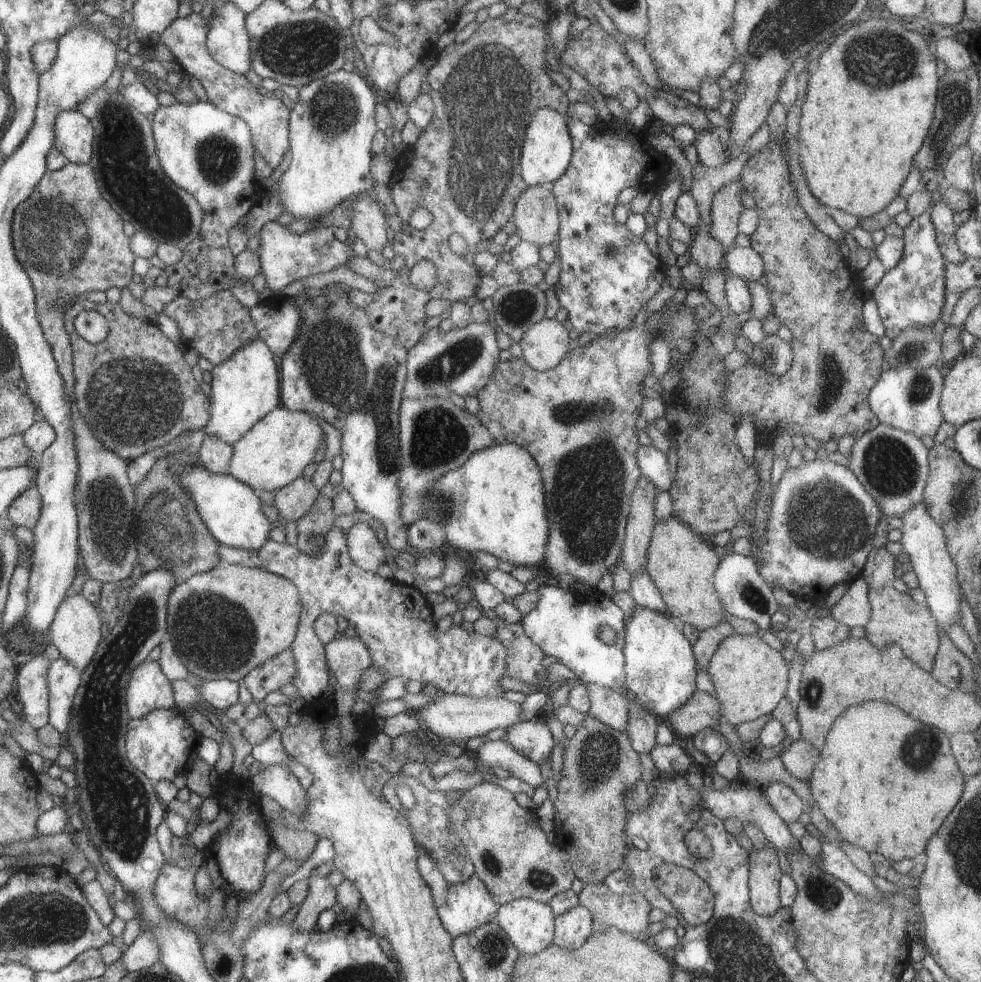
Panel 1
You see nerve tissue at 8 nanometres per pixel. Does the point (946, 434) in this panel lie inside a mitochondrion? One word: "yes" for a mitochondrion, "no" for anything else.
no

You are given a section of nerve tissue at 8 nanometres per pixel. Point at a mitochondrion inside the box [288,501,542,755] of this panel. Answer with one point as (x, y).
(399, 638)

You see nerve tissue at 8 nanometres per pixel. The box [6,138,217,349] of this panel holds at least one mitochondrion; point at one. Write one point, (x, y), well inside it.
(54, 234)

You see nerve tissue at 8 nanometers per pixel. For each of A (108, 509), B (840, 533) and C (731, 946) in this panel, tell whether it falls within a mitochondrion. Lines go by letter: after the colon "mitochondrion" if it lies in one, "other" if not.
A: mitochondrion
B: mitochondrion
C: mitochondrion

